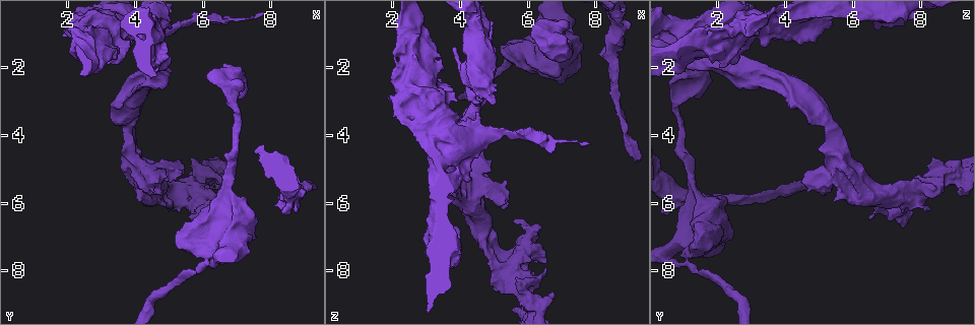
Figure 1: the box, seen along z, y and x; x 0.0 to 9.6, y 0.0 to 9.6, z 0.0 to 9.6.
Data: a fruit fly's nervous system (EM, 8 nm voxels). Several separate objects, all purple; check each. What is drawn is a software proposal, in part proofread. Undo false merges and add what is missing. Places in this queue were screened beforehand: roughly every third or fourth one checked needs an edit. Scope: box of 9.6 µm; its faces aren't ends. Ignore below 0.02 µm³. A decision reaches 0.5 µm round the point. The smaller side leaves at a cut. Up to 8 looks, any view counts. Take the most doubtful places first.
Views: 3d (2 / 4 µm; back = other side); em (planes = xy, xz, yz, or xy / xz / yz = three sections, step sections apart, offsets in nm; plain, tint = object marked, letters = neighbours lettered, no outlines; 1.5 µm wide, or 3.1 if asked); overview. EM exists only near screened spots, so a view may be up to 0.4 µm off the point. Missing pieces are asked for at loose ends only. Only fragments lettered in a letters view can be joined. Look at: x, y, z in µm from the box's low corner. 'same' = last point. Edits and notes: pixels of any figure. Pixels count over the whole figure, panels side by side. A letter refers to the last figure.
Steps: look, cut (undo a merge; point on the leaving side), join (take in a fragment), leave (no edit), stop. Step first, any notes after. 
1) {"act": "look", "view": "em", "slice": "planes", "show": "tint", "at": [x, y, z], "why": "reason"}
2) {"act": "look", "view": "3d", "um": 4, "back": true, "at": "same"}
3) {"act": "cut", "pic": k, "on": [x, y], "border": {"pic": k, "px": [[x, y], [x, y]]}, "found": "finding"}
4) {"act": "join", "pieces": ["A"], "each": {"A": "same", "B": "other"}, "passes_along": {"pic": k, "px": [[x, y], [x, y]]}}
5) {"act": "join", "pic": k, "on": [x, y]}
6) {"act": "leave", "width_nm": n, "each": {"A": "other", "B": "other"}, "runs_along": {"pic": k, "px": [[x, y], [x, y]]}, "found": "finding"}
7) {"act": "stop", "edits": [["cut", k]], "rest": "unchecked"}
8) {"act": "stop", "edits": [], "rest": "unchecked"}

{"act": "look", "view": "em", "slice": "xz", "step": 8, "show": "letters", "at": [9.00, 5.60, 0.80], "why": "branch stops here"}

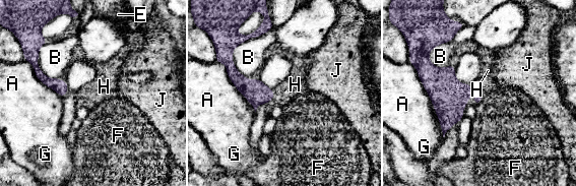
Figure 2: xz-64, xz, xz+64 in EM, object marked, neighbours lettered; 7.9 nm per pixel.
{"act": "join", "pieces": ["H"], "each": {"A": "other", "B": "other", "E": "other", "F": "other", "G": "other", "H": "same", "J": "other"}, "found": "the neuron continues"}

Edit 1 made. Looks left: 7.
{"act": "look", "view": "em", "slice": "planes", "show": "plain", "at": [3.80, 0.70, 7.50], "why": "branch stops here"}

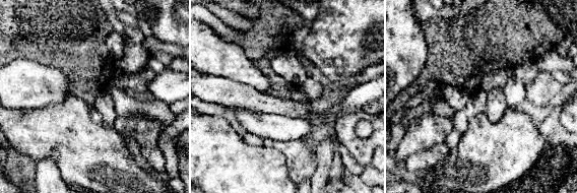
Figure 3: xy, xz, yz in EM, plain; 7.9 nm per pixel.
{"act": "look", "view": "em", "slice": "planes", "show": "letters", "at": "same"}

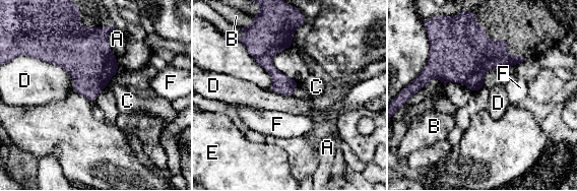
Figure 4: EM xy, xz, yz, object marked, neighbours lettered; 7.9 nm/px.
{"act": "leave", "each": {"A": "other", "B": "other", "C": "other", "D": "other", "E": "other", "F": "other"}, "border": {"pic": 4, "px": [[27, 55], [59, 65], [74, 90]]}, "found": "no lettered fragment goes on from it"}

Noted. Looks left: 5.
{"act": "look", "view": "em", "slice": "planes", "show": "letters", "at": [5.55, 5.60, 9.20], "why": "an open end"}

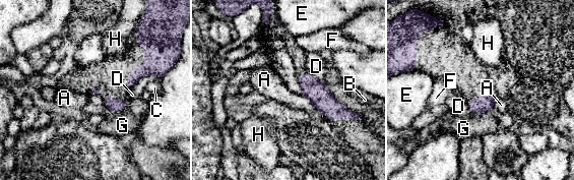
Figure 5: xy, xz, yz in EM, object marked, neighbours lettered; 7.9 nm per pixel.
{"act": "leave", "each": {"A": "other", "B": "other", "C": "other", "D": "other", "E": "other", "F": "other", "G": "other", "H": "other"}, "border": {"pic": 5, "px": [[301, 95], [305, 96], [327, 119]]}, "found": "none of them fits"}

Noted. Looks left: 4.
{"act": "stop", "edits": [["join", 2]], "rest": "unchecked"}

